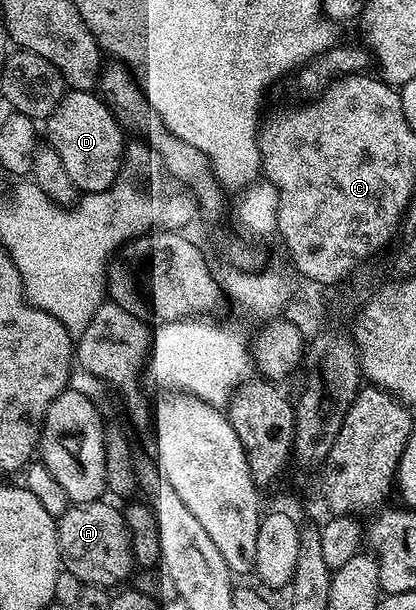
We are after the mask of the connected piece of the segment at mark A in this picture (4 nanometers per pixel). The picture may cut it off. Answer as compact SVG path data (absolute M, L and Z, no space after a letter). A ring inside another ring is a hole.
M107 501L70 504L62 517L56 518L57 542L61 548L64 572L78 577L82 585L114 587L120 581L128 582L135 569L125 514L120 508L117 510L115 506L108 505Z

